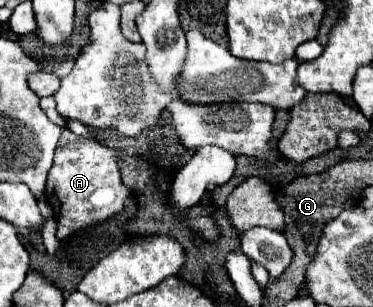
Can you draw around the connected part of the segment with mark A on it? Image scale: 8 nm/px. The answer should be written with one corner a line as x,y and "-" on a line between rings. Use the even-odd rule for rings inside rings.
67,128
63,129
59,146
55,150
55,160
47,176
45,196
53,206
57,218
57,238
63,240
69,234
87,228
91,224
103,222
117,212
123,212
125,200
131,190
121,182
115,150
81,138

